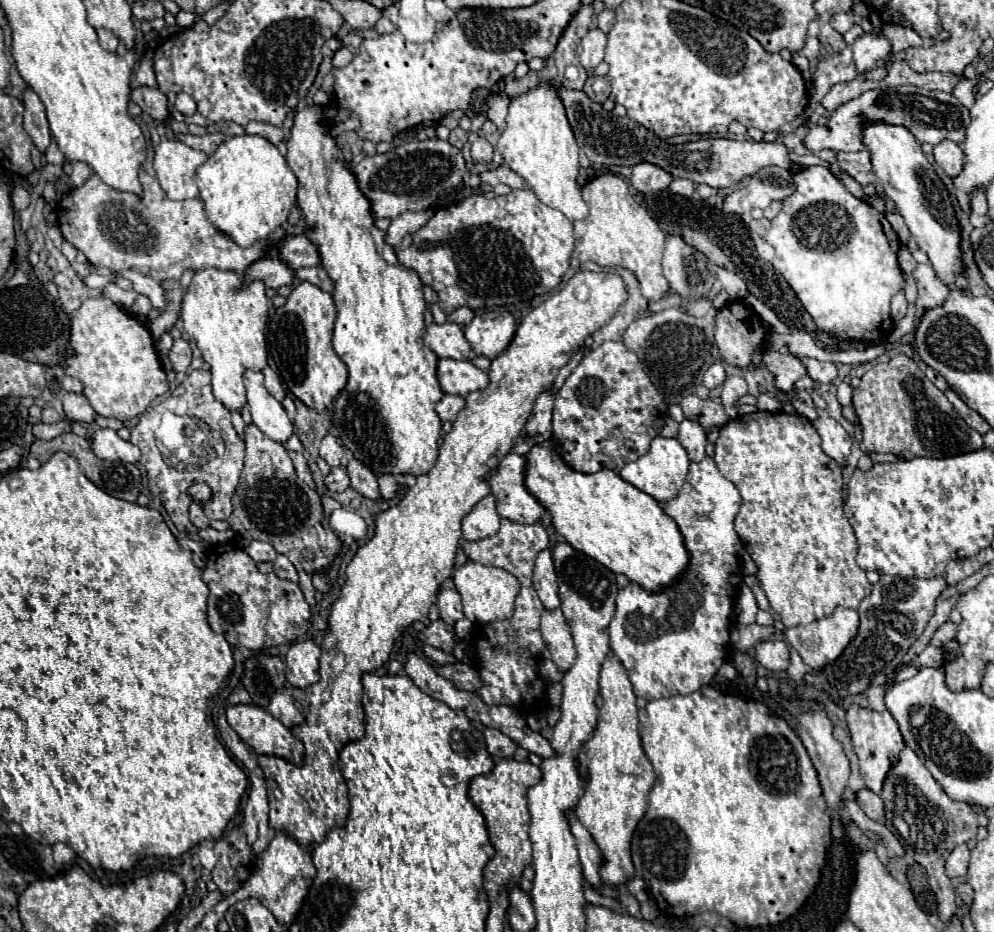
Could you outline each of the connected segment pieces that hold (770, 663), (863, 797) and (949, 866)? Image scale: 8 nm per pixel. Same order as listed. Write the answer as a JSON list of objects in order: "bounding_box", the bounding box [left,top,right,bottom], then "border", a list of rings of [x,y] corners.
[{"bounding_box":[756,641,790,671],"border":[[[762,641],[756,645],[756,663],[770,671],[784,671],[790,665],[788,645],[784,641]]]},{"bounding_box":[856,789,884,821],"border":[[[870,789],[858,791],[858,793],[856,793],[856,801],[858,801],[858,805],[862,807],[862,811],[864,811],[870,819],[878,821],[878,819],[884,817],[884,803],[882,803],[882,797],[876,795],[876,793],[872,793]]]},{"bounding_box":[946,845,970,877],"border":[[[958,845],[950,857],[946,859],[946,875],[948,877],[964,877],[968,871],[968,861],[970,861],[970,849],[968,845]]]}]

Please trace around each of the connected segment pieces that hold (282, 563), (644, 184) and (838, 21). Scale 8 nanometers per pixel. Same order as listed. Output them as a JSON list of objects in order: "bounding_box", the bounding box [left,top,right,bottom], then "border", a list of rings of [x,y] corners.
[{"bounding_box":[274,555,298,583],"border":[[[278,555],[278,557],[276,557],[276,561],[274,561],[274,573],[276,573],[280,579],[298,583],[298,573],[296,573],[294,565],[290,563],[290,559],[284,557],[284,555]]]},{"bounding_box":[630,163,672,193],"border":[[[640,163],[632,169],[630,181],[640,193],[656,193],[670,185],[672,175],[652,163]]]},{"bounding_box":[830,13,854,33],"border":[[[836,13],[836,15],[830,19],[830,25],[832,25],[838,33],[846,33],[846,31],[854,25],[854,19],[852,19],[852,15],[848,15],[848,13]]]}]

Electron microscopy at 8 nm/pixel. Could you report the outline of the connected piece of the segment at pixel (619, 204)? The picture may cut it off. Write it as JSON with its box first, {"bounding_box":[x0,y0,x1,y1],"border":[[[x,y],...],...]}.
{"bounding_box":[574,173,670,303],"border":[[[612,173],[600,175],[584,185],[582,195],[590,207],[590,215],[584,221],[574,223],[574,257],[578,261],[590,259],[600,267],[630,269],[640,283],[642,297],[646,297],[650,303],[666,297],[670,291],[670,285],[662,273],[662,251],[666,243],[666,233],[648,215],[648,211],[634,201],[626,181]]]}

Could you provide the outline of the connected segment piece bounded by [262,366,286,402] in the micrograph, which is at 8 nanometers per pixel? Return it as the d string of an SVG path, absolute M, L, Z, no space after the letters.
M269 366L263 369L262 373L264 375L265 387L270 391L270 395L282 402L282 399L286 397L286 391L280 375Z

